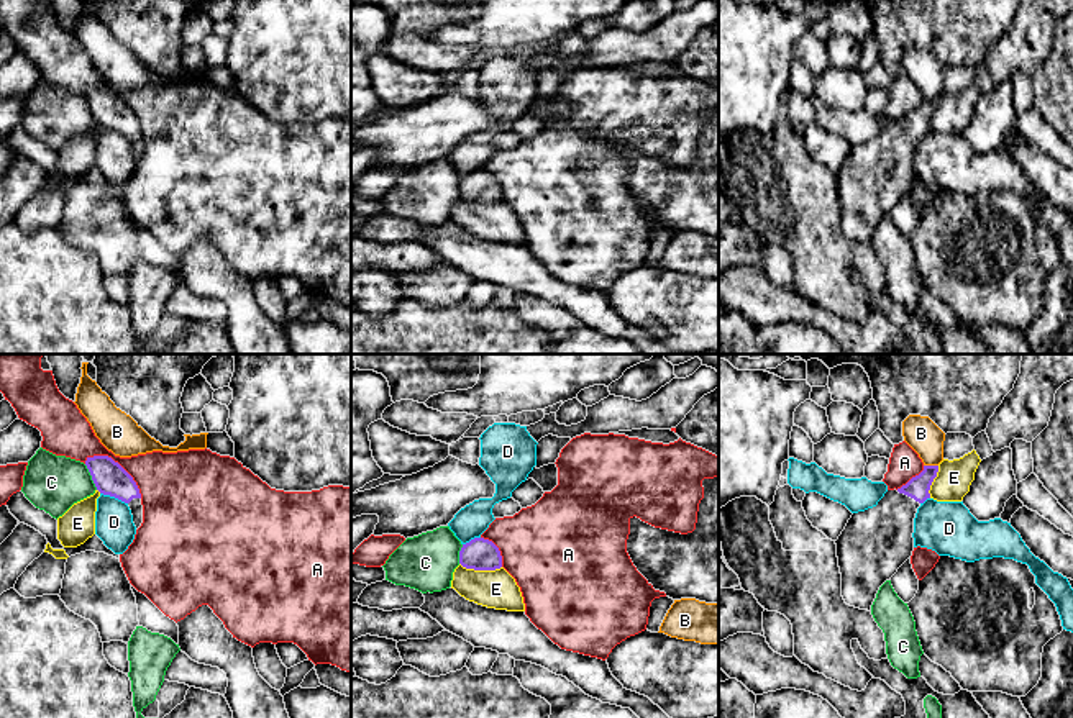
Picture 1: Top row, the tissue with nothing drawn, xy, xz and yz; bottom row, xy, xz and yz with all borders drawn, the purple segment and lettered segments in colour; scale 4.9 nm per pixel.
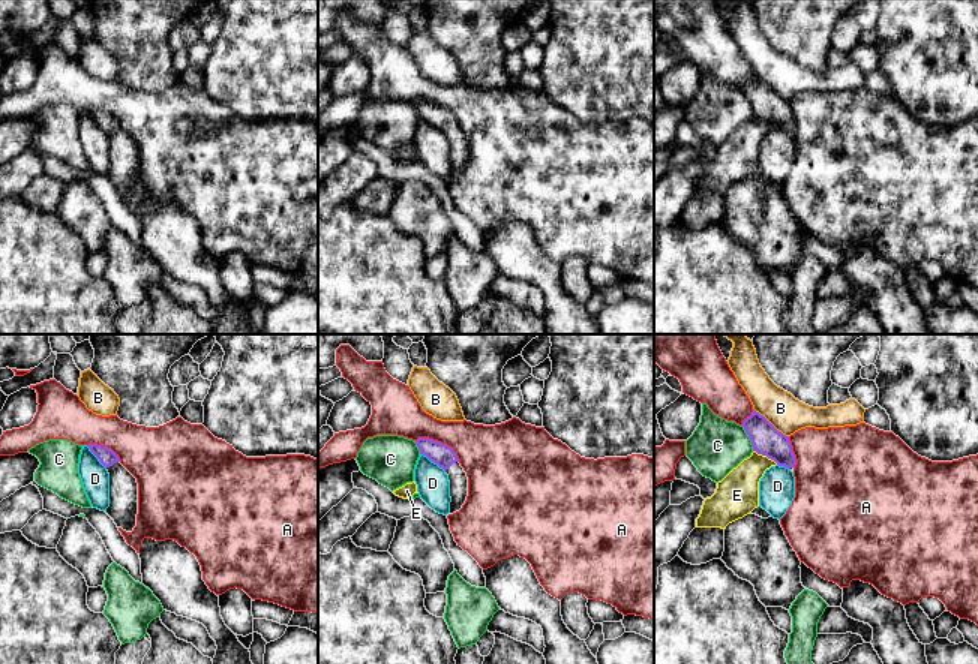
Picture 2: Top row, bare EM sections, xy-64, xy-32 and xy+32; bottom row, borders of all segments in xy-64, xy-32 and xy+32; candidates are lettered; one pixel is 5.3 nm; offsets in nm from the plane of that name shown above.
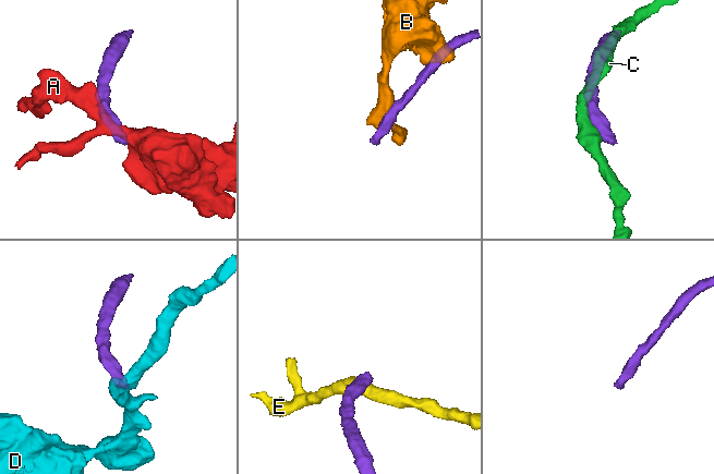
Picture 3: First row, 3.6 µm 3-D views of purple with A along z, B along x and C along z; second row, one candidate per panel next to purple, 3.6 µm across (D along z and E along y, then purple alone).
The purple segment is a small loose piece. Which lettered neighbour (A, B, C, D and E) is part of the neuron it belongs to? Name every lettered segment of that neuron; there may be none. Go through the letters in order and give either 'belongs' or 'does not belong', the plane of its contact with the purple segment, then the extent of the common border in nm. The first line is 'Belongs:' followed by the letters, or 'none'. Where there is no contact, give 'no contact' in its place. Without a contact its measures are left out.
Belongs: none
A: does not belong; meets purple in xy; contact 340 nm long
B: does not belong; meets purple in yz; contact 70 nm long
C: does not belong; meets purple in xy; contact 140 nm long
D: does not belong; meets purple in xy; contact 150 nm long
E: does not belong; meets purple in xz; contact 200 nm long

